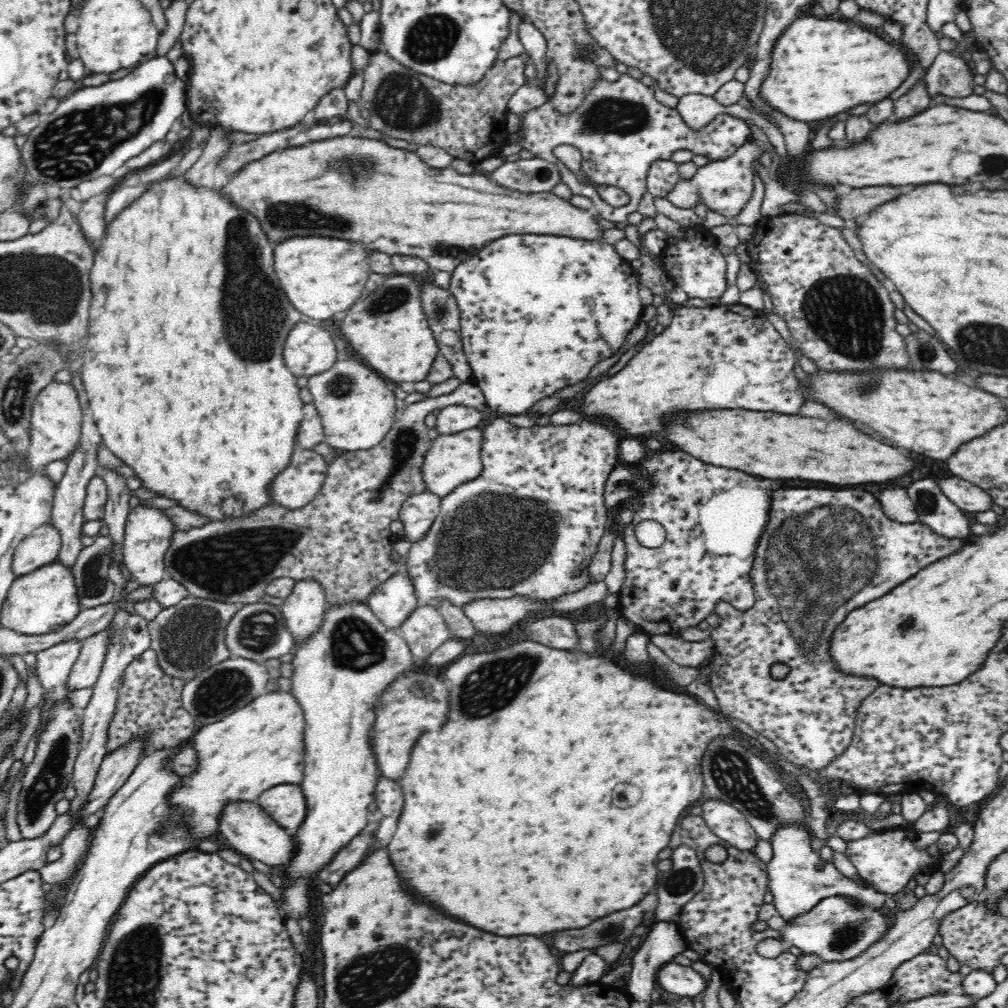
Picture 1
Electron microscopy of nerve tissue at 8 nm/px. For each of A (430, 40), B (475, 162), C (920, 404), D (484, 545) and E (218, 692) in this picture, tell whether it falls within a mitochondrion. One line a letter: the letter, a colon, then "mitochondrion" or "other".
A: mitochondrion
B: other
C: other
D: mitochondrion
E: mitochondrion

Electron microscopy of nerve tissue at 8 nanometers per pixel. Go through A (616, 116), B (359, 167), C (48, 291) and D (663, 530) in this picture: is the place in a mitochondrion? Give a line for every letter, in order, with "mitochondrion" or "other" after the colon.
A: mitochondrion
B: mitochondrion
C: mitochondrion
D: other

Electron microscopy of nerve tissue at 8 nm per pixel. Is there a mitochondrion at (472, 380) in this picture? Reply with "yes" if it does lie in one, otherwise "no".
no

